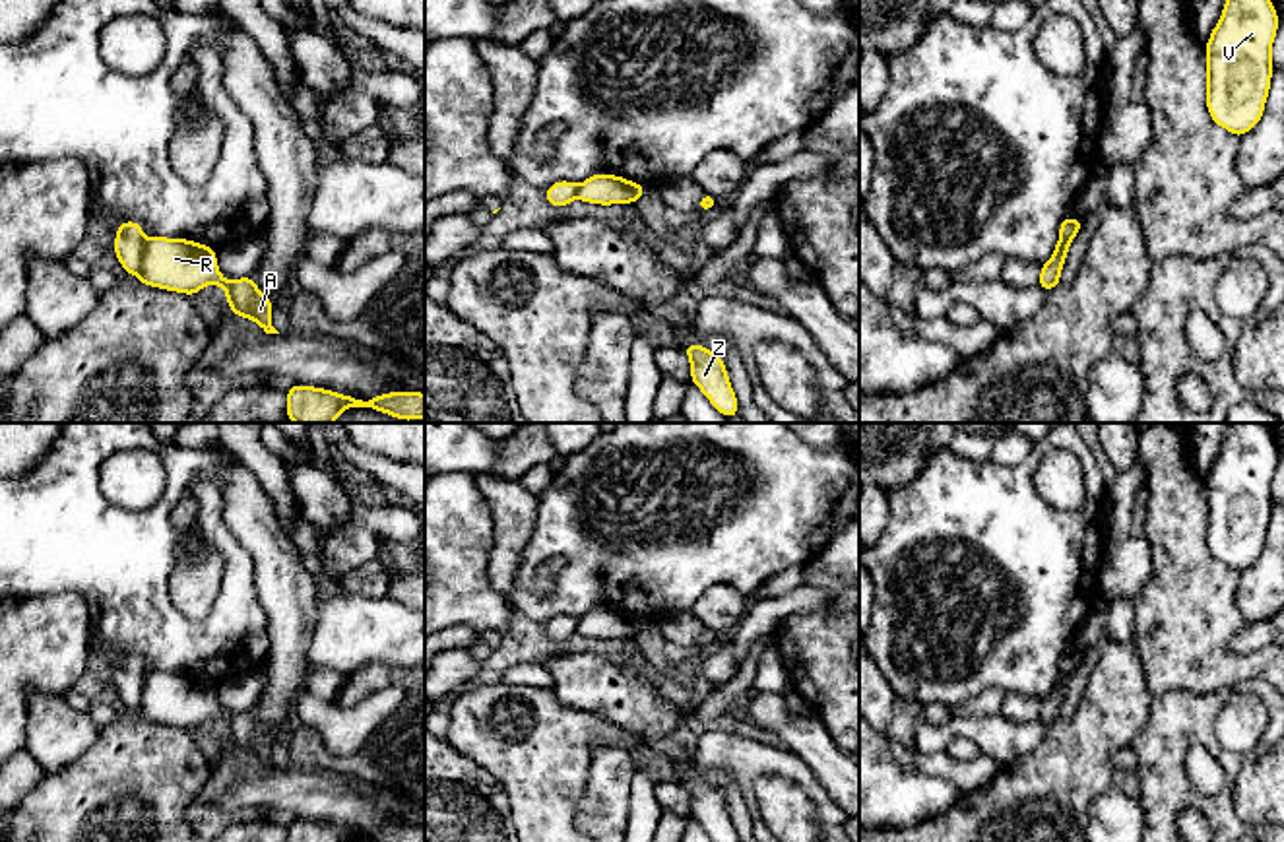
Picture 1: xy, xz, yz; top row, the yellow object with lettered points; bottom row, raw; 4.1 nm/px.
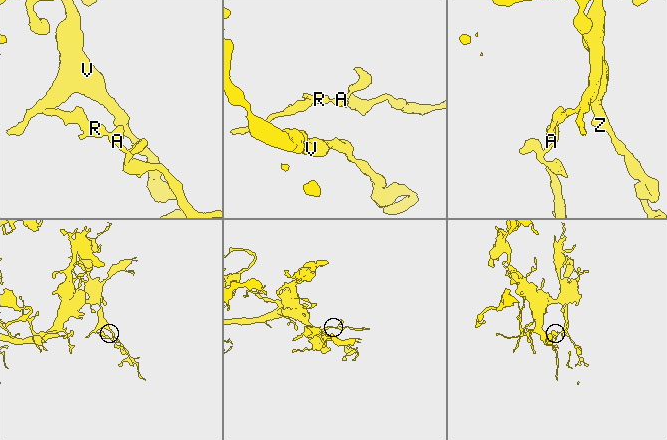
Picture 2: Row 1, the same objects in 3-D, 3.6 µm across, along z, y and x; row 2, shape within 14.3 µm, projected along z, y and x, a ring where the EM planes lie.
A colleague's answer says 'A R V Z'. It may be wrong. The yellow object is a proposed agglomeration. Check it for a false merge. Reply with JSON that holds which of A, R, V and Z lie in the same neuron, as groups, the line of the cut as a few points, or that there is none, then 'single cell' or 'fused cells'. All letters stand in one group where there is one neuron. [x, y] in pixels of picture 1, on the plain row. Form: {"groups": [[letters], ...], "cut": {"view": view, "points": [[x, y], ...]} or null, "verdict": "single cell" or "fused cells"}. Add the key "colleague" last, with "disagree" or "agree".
{"groups": [["A", "R"], ["V", "Z"]], "cut": {"view": "xy", "points": [[144, 676], [136, 705]]}, "verdict": "fused cells", "colleague": "disagree"}

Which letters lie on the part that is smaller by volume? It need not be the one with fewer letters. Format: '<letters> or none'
A, R

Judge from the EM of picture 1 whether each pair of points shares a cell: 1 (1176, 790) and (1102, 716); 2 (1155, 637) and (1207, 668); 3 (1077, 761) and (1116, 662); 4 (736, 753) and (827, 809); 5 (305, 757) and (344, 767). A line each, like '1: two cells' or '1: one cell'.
1: two cells
2: one cell
3: one cell
4: one cell
5: one cell

